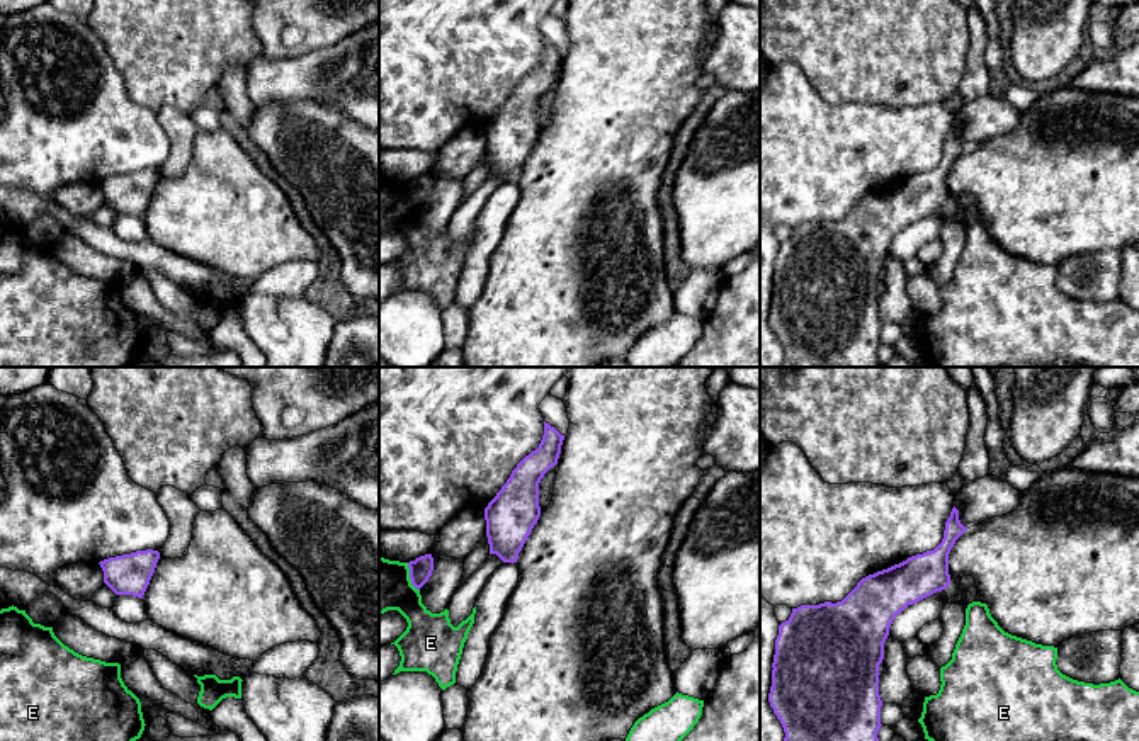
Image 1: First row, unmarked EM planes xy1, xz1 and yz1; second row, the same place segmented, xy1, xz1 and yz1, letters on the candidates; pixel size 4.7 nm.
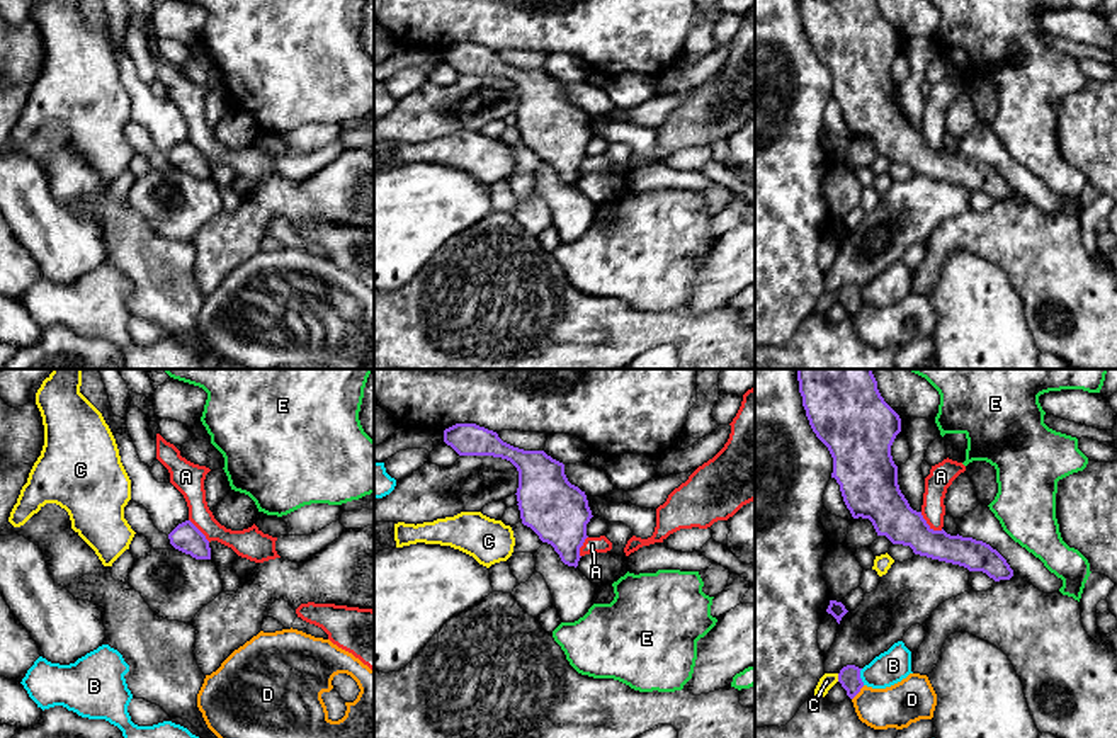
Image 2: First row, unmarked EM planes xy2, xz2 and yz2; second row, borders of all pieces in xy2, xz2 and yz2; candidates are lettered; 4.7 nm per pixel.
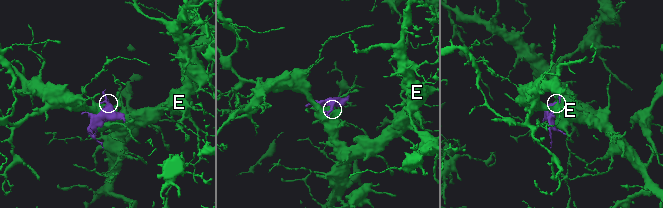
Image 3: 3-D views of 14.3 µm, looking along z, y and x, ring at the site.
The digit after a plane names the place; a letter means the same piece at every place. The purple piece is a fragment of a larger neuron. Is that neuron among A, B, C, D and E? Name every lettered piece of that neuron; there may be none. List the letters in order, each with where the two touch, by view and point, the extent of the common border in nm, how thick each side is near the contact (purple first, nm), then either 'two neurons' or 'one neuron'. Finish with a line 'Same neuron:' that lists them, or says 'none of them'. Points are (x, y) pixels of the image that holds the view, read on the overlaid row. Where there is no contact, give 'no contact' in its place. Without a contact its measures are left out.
A: meets purple in yz2 at (929, 526); contact 140 nm long; 200 nm thick on the purple side, 120 nm on the other; two neurons
B: meets purple in yz2 at (859, 677); contact 80 nm long; 100 nm thick on the purple side, 160 nm on the other; two neurons
C: meets purple in yz2 at (839, 677); contact 40 nm long; 100 nm thick on the purple side, 70 nm on the other; two neurons
D: meets purple in yz2 at (859, 691); contact 90 nm long; 100 nm thick on the purple side, 200 nm on the other; two neurons
E: meets purple in xz1 at (410, 576); contact 150 nm long; 110 nm thick on the purple side, 260 nm on the other; two neurons
Same neuron: none of them

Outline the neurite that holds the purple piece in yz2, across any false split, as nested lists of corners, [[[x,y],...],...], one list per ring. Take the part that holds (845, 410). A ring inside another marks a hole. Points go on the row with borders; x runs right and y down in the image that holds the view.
[[[797,369],[797,381],[809,425],[833,457],[831,478],[840,485],[853,519],[869,519],[877,536],[910,546],[915,554],[983,571],[995,582],[1013,576],[1006,559],[989,544],[950,536],[944,529],[933,531],[921,512],[910,507],[899,490],[898,466],[891,456],[891,446],[901,432],[901,418],[881,396],[872,369]]]

